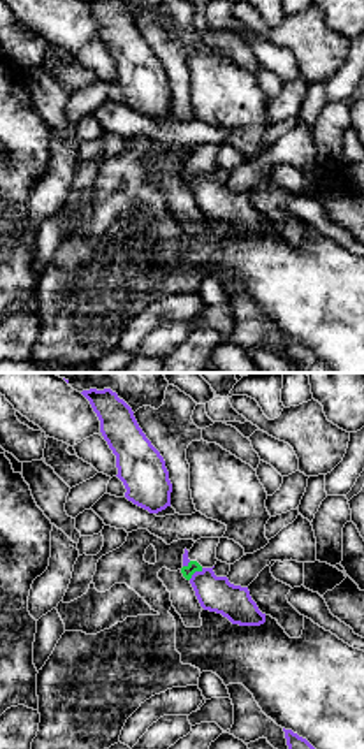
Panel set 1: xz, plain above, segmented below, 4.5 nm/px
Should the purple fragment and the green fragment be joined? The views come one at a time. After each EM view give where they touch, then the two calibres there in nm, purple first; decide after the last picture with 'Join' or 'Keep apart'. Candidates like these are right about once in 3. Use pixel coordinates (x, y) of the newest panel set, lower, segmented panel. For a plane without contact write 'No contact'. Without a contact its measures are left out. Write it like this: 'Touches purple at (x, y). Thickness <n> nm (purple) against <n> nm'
Touches purple at (196, 572). Thickness 160 nm (purple) against 50 nm

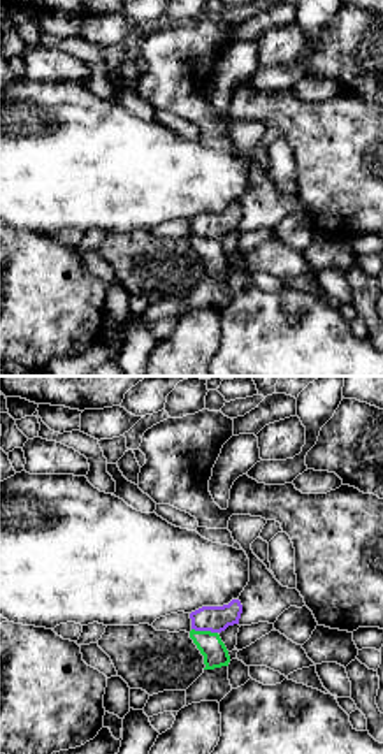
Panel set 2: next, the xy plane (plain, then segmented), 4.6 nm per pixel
Touches purple at (204, 630). Thickness 120 nm (purple) against 120 nm

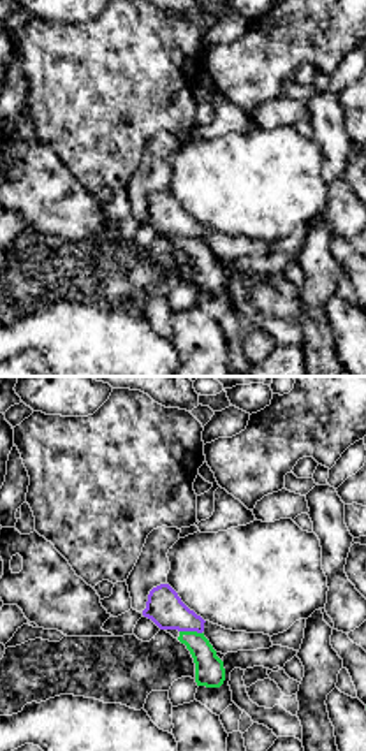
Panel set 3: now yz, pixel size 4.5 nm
Touches purple at (190, 630). Thickness 170 nm (purple) against 140 nm

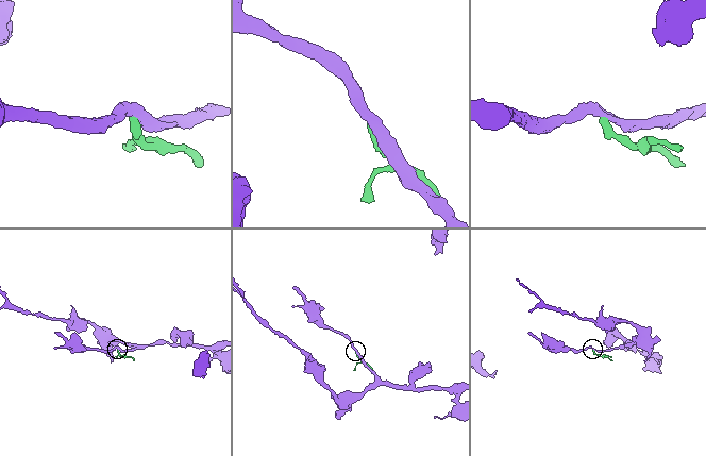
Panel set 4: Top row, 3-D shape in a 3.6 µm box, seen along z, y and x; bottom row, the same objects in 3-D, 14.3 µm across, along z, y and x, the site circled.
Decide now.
Keep apart

